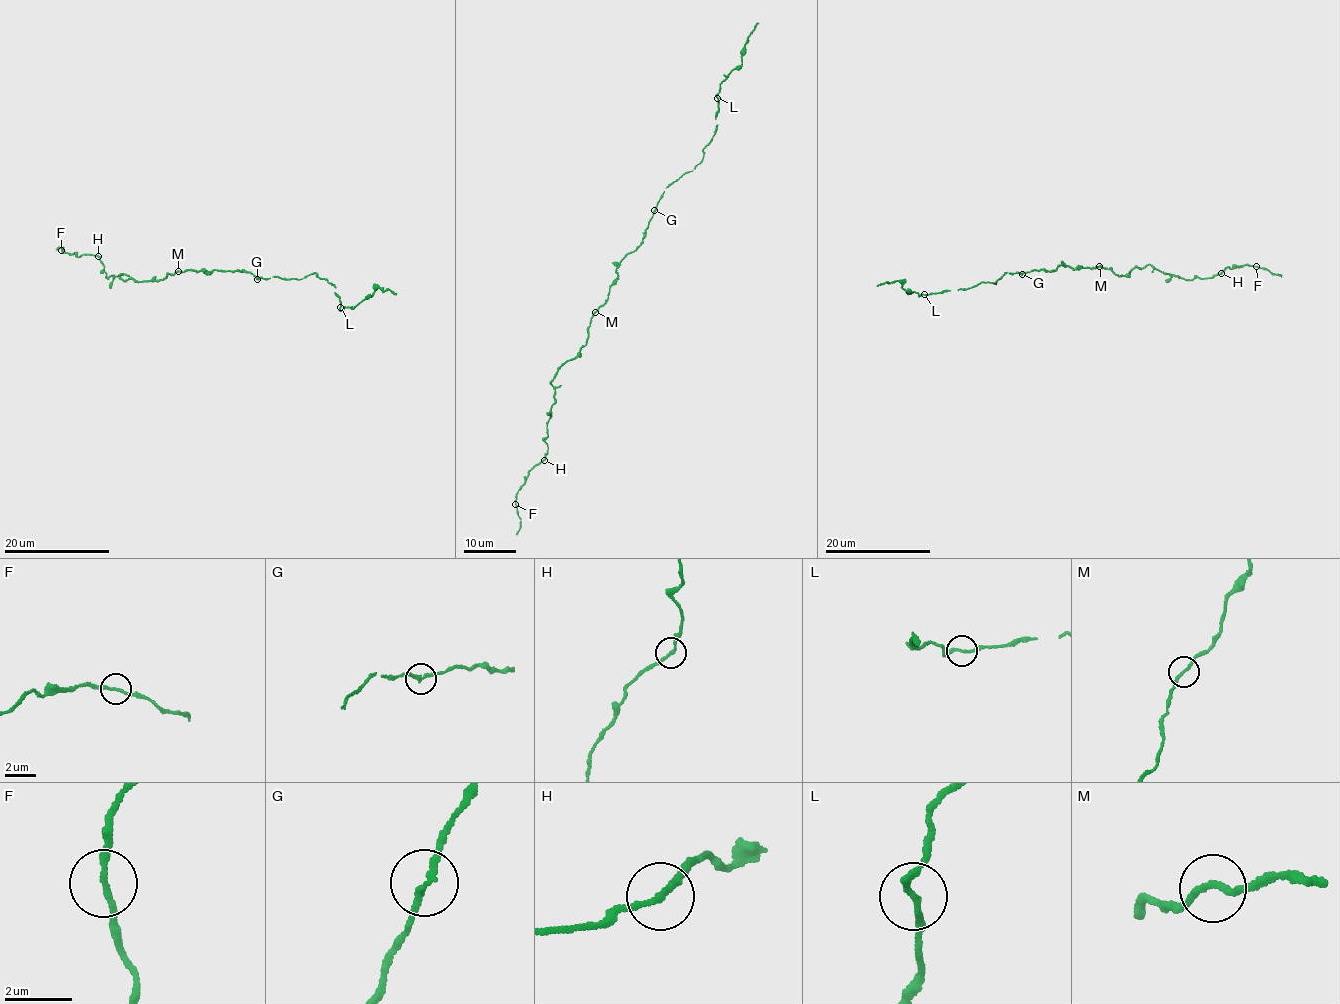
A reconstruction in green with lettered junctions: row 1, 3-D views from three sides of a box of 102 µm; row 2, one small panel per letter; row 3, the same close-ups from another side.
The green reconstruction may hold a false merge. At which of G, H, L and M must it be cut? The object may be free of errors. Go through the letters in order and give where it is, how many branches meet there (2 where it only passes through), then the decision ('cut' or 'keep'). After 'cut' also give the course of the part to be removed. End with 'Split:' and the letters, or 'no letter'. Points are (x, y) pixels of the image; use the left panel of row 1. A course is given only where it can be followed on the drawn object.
G: at (257, 279); 2 branches meet; keep
H: at (98, 256); 2 branches meet; keep
L: at (340, 307); 2 branches meet; keep
M: at (178, 271); 2 branches meet; keep
Split: no letter

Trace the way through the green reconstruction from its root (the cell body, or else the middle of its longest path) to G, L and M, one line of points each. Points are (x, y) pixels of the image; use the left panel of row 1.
G: (210, 272), (216, 269), (244, 271), (256, 279)
L: (210, 272), (216, 269), (244, 271), (264, 280), (272, 276), (299, 279), (316, 273), (333, 285), (340, 307)
M: (210, 272), (194, 269), (178, 271)

